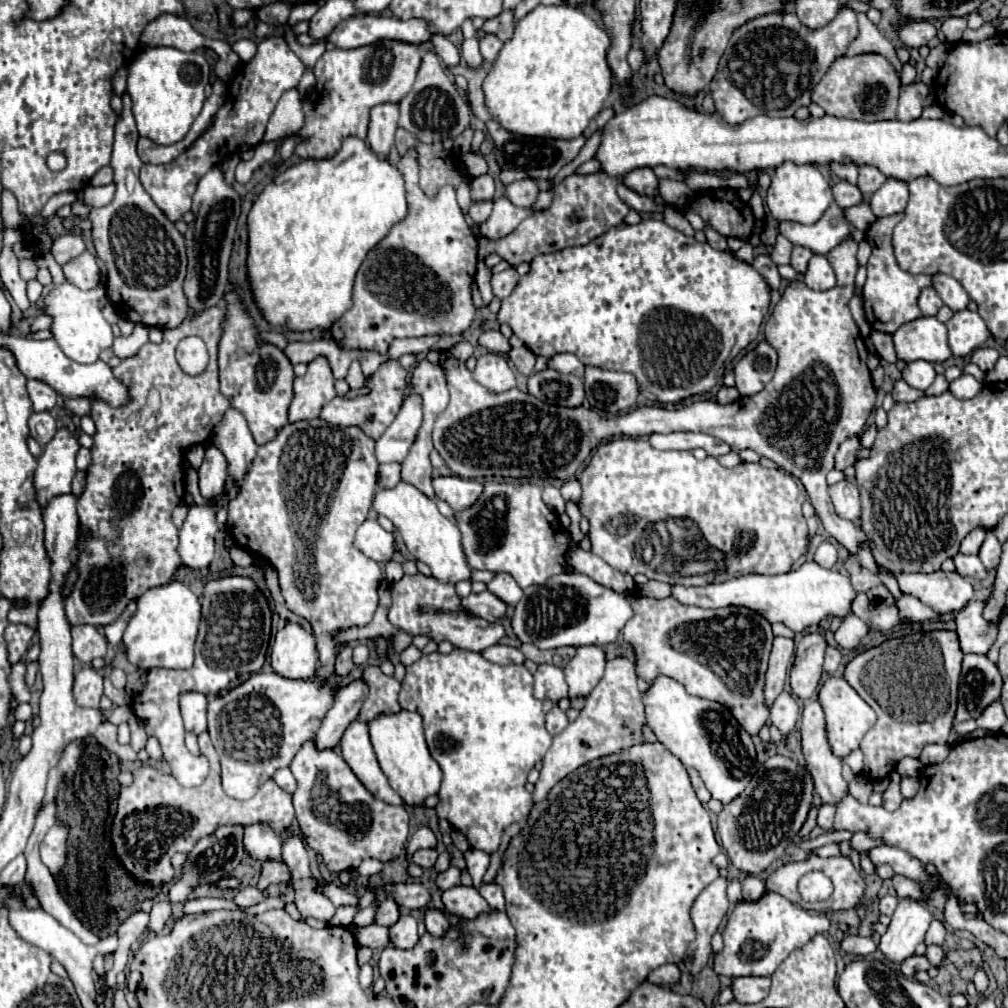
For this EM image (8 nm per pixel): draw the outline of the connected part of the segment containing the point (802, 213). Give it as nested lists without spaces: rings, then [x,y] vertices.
[[[784,162],[774,170],[772,184],[766,194],[766,206],[770,214],[782,222],[782,220],[792,220],[800,224],[814,224],[820,220],[828,204],[832,202],[832,186],[830,182],[822,176],[822,172],[814,164],[794,164],[794,162]]]

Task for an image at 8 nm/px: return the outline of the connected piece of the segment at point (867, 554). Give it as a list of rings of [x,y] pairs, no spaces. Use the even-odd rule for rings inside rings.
[[[862,544],[862,548],[860,548],[860,552],[858,552],[858,560],[860,560],[860,564],[864,566],[864,568],[868,568],[870,572],[878,572],[878,566],[876,566],[876,562],[874,562],[874,556],[872,556],[872,552],[870,552],[870,548],[866,546],[866,544]]]

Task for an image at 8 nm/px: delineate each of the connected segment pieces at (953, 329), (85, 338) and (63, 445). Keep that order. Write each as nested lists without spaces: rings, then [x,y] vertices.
[[[960,310],[946,326],[948,342],[954,356],[968,356],[974,348],[980,348],[988,338],[992,338],[992,332],[978,312]]]
[[[68,282],[54,286],[44,296],[44,312],[52,318],[50,332],[56,338],[62,352],[74,362],[82,362],[82,364],[96,362],[100,354],[112,346],[114,334],[110,324],[104,320],[100,312],[100,306],[98,306],[100,298],[104,298],[104,286],[98,286],[92,290],[80,290]]]
[[[60,428],[56,436],[46,444],[44,454],[38,458],[34,474],[34,486],[40,506],[48,504],[52,496],[70,492],[72,478],[76,474],[76,454],[80,450],[76,434],[68,428]]]

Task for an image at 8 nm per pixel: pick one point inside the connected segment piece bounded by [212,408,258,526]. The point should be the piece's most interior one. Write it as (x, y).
(232, 435)

